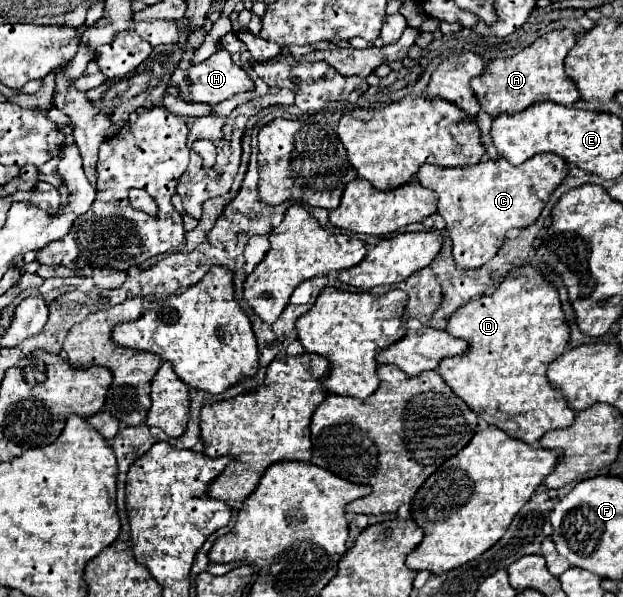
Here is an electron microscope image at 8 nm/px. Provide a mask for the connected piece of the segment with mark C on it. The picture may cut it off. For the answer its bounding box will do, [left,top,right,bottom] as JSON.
[416,154,566,268]

